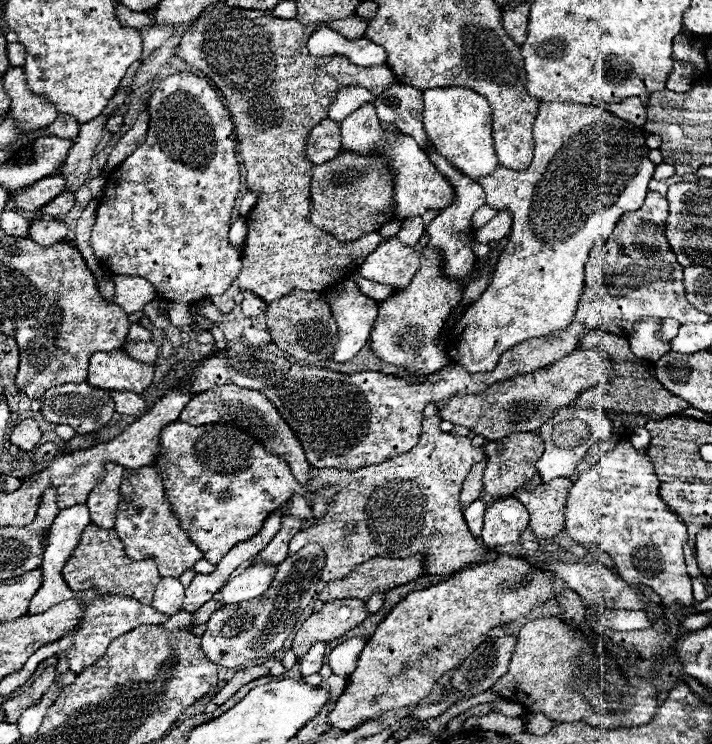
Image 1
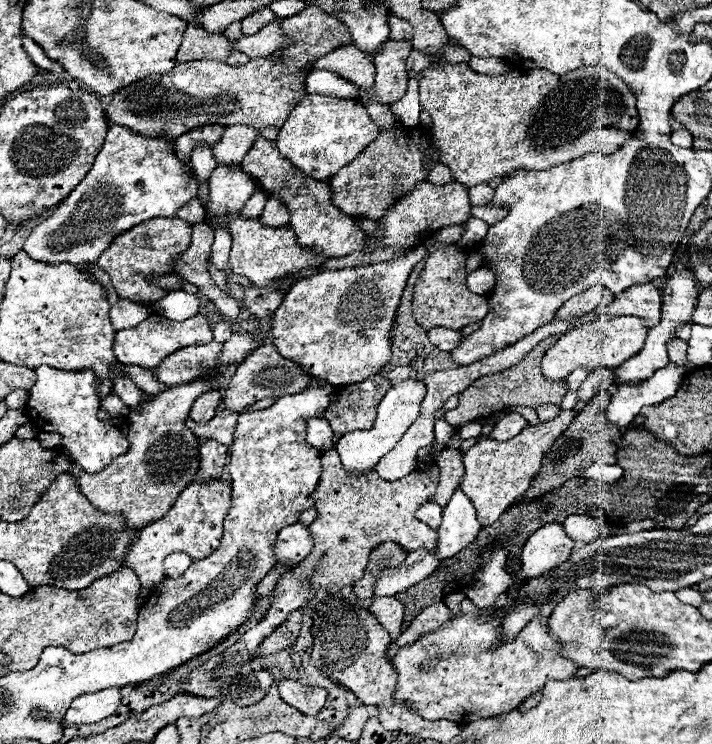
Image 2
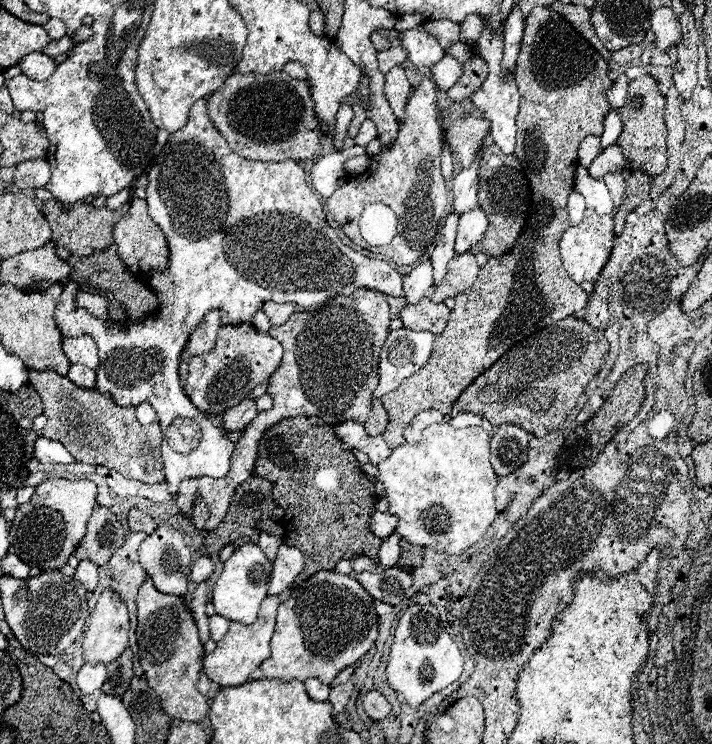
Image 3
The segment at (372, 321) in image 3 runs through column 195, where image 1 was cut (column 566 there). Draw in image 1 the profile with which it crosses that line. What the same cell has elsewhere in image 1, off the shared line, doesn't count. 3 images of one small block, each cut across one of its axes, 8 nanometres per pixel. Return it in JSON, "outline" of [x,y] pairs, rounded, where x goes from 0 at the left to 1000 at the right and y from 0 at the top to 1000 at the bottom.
{"outline":[[[781,642],[753,659],[728,656],[719,669],[730,672],[744,688],[744,707],[756,723],[775,723],[792,712],[792,683],[803,645]]]}

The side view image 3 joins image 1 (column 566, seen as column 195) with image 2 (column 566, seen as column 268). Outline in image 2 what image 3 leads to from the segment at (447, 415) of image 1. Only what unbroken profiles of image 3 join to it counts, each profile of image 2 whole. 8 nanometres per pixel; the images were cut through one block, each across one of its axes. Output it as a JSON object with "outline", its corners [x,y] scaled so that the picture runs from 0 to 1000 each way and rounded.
{"outline":[[[871,425],[871,427],[860,427],[860,430],[840,430],[831,435],[820,435],[809,444],[798,446],[795,452],[789,452],[767,473],[767,478],[761,484],[761,500],[772,511],[792,511],[812,492],[865,495],[902,470],[904,460],[907,460],[907,444],[910,441],[899,433],[899,427],[890,427],[890,425]]]}

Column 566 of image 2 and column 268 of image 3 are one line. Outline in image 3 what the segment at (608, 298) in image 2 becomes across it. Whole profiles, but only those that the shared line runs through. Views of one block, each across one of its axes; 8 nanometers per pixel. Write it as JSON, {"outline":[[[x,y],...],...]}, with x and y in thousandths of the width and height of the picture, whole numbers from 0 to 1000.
{"outline":[[[371,406],[368,417],[374,419],[374,425],[379,427],[379,433],[382,433],[382,435],[393,438],[393,435],[399,435],[399,433],[407,427],[407,422],[413,419],[413,409],[410,409],[410,406],[402,406],[402,409]]]}

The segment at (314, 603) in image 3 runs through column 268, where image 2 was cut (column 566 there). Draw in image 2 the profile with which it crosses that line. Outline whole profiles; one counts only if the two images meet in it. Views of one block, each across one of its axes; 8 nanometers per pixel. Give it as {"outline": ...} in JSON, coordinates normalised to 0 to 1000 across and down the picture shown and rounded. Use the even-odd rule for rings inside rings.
{"outline":[[[669,817],[666,823],[640,823],[618,844],[590,855],[584,863],[565,868],[556,876],[559,919],[553,925],[553,941],[570,946],[576,954],[598,968],[635,968],[643,973],[669,970],[674,965],[694,965],[725,954],[742,935],[761,930],[770,914],[803,911],[812,903],[812,892],[795,887],[787,879],[787,860],[770,847],[770,828],[753,828],[719,863],[702,863],[702,839],[697,823],[683,823],[683,817]],[[604,884],[604,898],[596,901],[596,890]]]}

